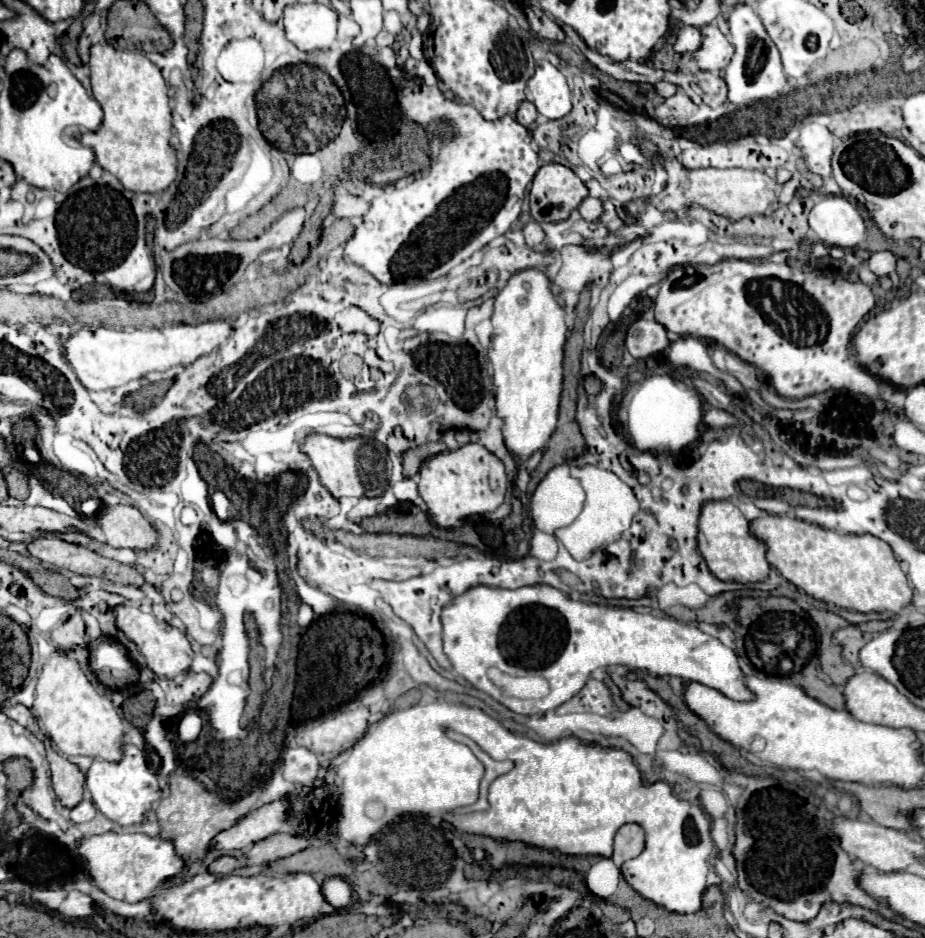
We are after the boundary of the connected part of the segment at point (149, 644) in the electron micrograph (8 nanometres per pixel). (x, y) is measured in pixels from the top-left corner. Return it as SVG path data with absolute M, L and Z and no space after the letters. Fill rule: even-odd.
M126 604L116 606L116 626L118 626L118 630L122 630L126 634L126 638L130 638L138 646L138 650L146 658L148 668L156 676L174 678L180 672L186 672L190 668L194 652L192 652L188 638L178 628L174 628L170 624L160 624L160 622L156 622L156 618L152 614L146 614L140 608L132 608Z

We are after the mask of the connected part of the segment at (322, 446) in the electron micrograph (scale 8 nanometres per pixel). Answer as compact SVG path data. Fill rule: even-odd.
M308 434L300 446L310 456L318 470L320 482L332 492L332 496L378 496L388 488L386 476L386 446L372 438L340 440L326 434Z

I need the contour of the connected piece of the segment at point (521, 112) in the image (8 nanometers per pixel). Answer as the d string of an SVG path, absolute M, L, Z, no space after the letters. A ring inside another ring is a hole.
M530 100L520 102L520 106L518 106L518 110L516 110L516 120L520 120L520 124L524 124L524 126L534 126L536 116L538 116L536 106L534 106Z

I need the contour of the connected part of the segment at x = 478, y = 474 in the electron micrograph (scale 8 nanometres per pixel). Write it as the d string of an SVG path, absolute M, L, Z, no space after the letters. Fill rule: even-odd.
M476 442L424 460L418 476L418 492L428 504L432 520L436 520L436 524L442 528L452 528L452 524L456 524L456 520L464 520L464 516L494 512L502 504L508 490L508 474L504 462Z

